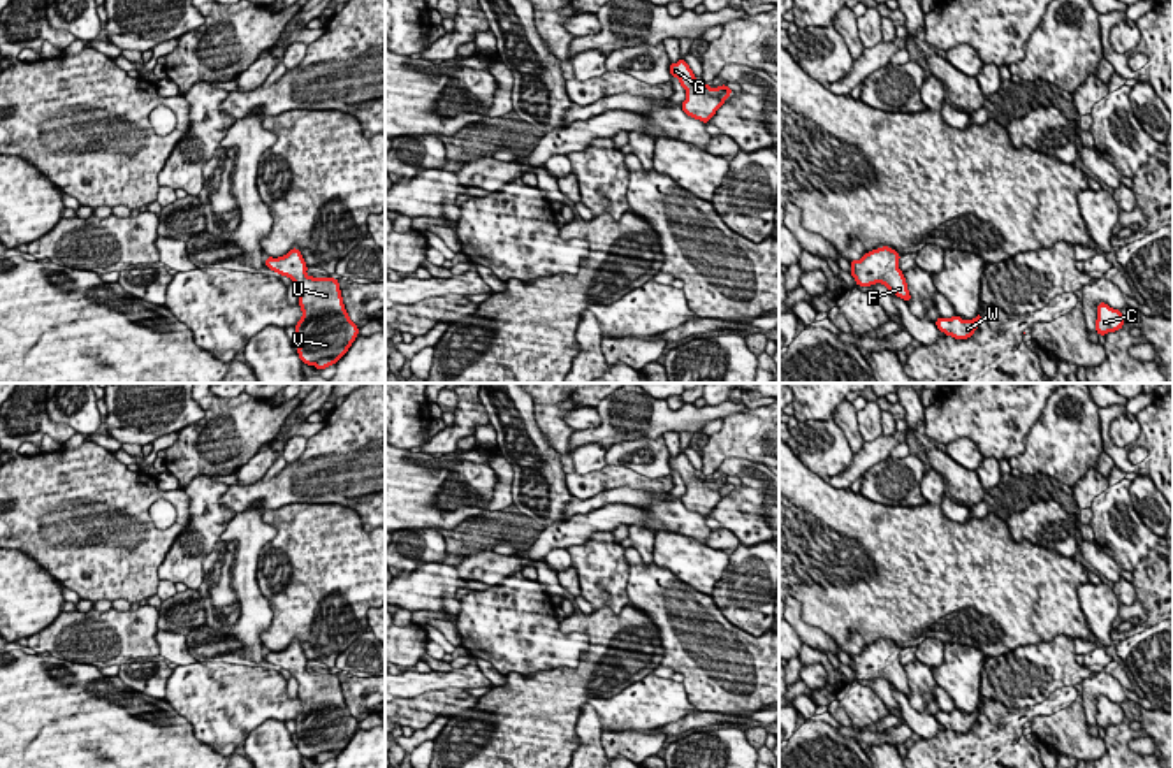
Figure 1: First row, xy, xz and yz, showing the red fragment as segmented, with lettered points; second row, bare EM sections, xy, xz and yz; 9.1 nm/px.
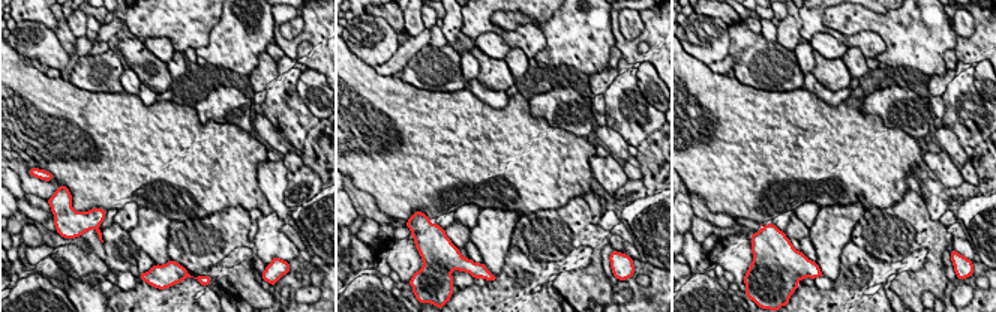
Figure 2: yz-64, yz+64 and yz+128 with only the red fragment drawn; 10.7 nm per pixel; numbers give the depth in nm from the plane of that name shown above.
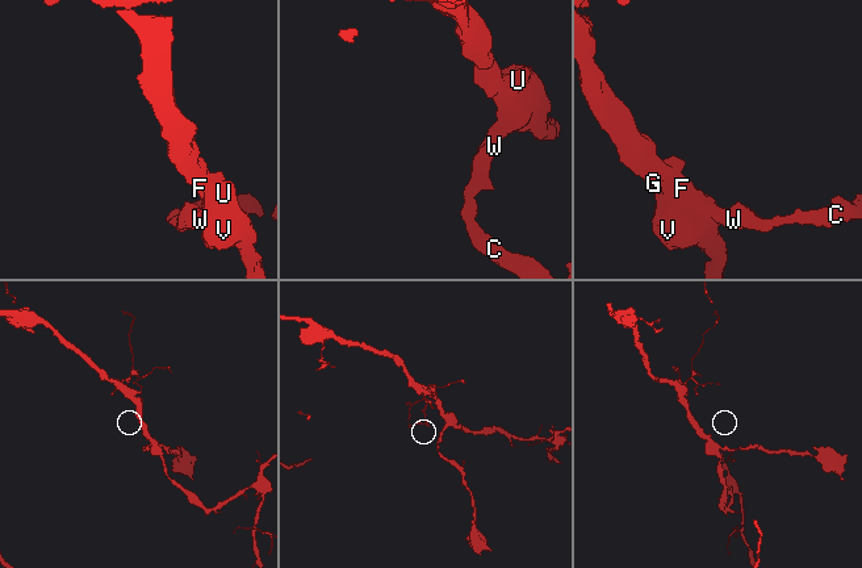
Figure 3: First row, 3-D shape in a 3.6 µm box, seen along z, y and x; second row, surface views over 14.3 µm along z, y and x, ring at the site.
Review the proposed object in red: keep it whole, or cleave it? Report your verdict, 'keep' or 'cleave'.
keep

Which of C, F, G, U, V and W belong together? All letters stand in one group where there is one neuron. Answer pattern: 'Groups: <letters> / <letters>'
Groups: C F G U V W

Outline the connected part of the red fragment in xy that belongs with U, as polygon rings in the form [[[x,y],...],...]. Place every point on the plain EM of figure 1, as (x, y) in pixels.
[[[299,641],[278,652],[266,650],[266,661],[290,671],[299,684],[302,710],[295,717],[295,735],[302,757],[318,764],[338,757],[359,729],[359,721],[345,703],[339,675],[308,670]]]

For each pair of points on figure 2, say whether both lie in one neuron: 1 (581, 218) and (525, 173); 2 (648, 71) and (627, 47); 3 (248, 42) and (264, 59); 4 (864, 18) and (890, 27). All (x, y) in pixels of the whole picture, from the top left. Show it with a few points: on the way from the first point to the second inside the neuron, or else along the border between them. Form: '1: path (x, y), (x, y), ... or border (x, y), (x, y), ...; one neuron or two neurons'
1: border (582, 195), (575, 195), (555, 209); two neurons
2: border (641, 62), (650, 62), (656, 71); two neurons
3: border (266, 51), (258, 56), (258, 65), (249, 77); two neurons
4: path (870, 20), (884, 24); one neuron

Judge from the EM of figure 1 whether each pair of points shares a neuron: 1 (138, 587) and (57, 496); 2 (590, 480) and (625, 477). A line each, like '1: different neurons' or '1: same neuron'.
1: same neuron
2: same neuron

